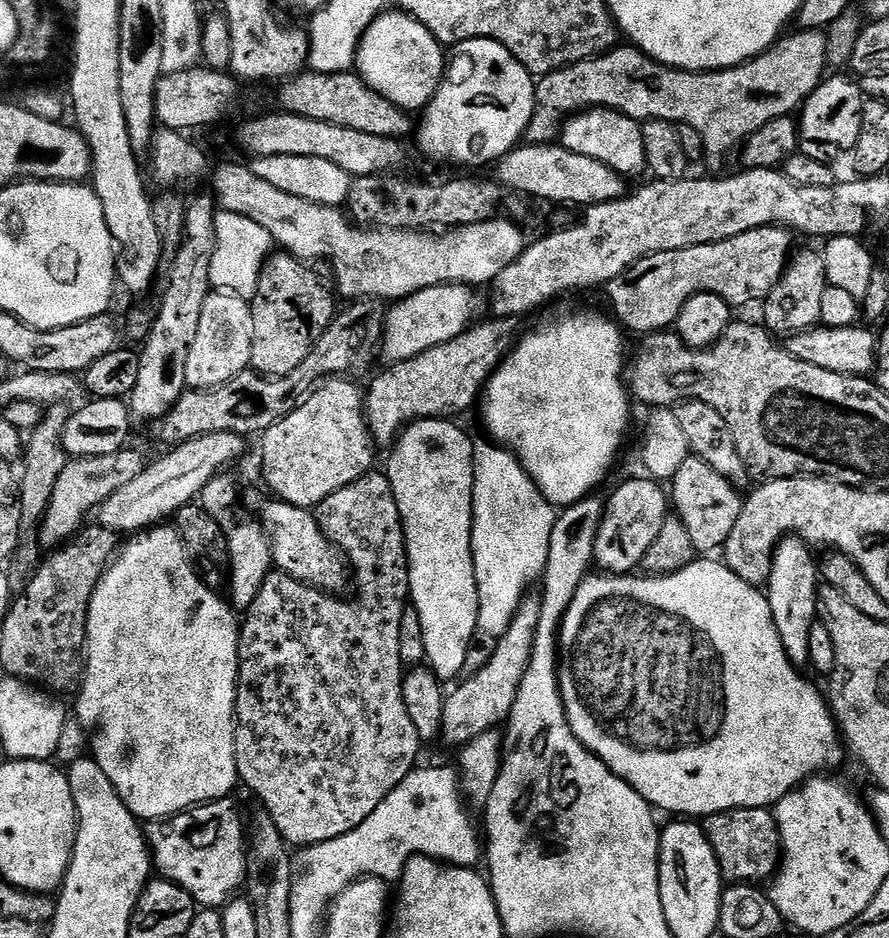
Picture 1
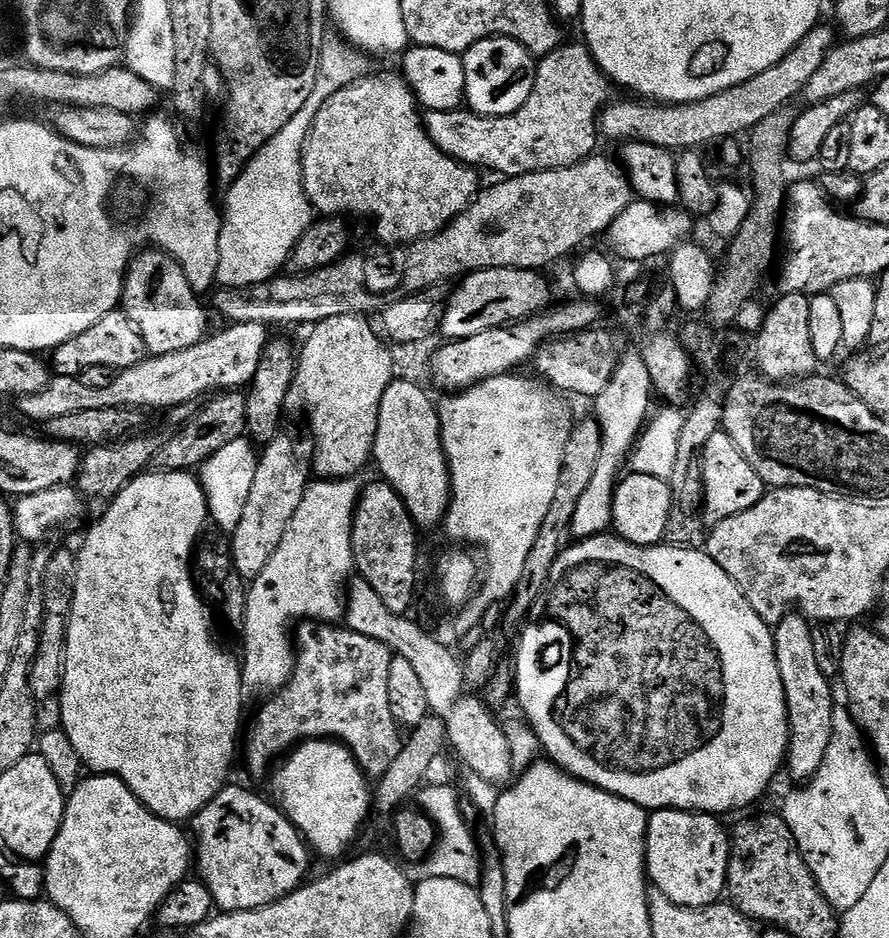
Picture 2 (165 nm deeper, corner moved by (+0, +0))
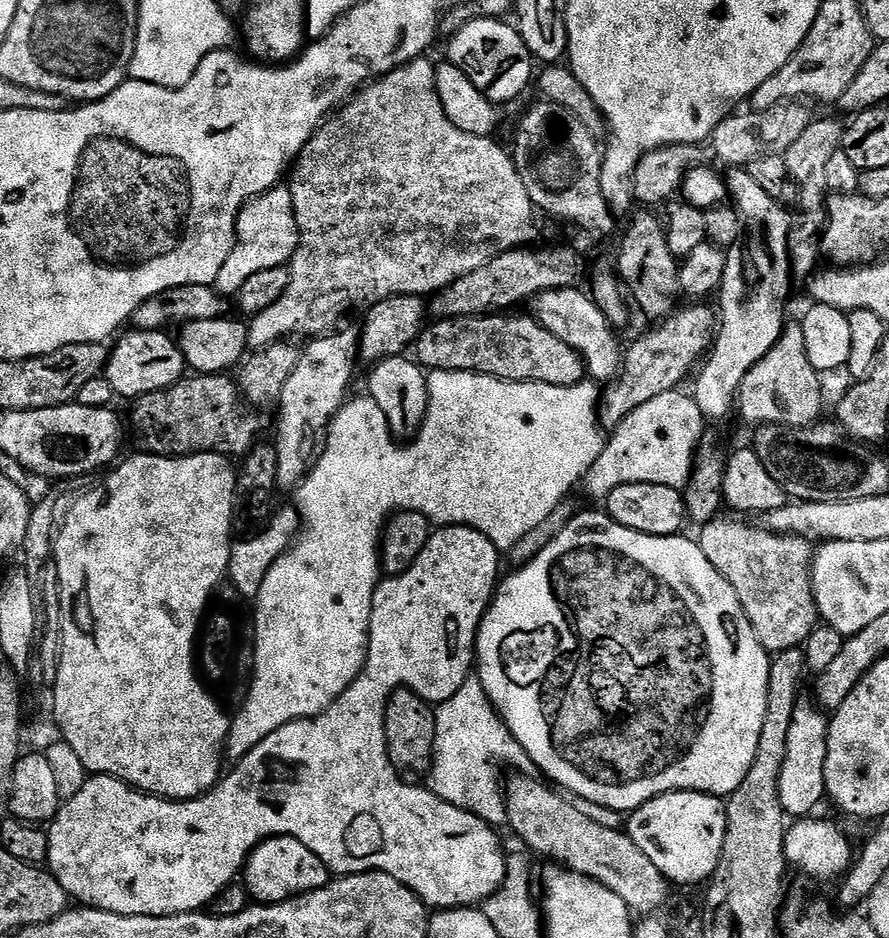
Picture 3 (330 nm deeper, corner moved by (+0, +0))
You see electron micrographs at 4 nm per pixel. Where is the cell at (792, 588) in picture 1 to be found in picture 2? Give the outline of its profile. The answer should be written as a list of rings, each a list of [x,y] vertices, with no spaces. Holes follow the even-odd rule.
[[[789,614],[784,620],[775,625],[772,633],[772,643],[778,658],[778,674],[782,674],[782,690],[786,698],[788,711],[788,755],[786,757],[786,772],[796,779],[796,782],[807,782],[818,774],[818,766],[822,766],[822,758],[826,758],[826,746],[830,746],[830,734],[834,726],[834,706],[837,697],[832,697],[833,681],[822,674],[818,661],[814,655],[813,625],[807,616]]]

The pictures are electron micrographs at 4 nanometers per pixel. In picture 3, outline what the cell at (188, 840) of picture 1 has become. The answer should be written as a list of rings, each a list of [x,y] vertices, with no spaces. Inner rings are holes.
[[[271,836],[268,840],[261,840],[259,846],[248,855],[248,863],[242,873],[242,883],[257,905],[293,900],[295,896],[326,886],[329,879],[330,873],[322,858],[318,858],[310,846],[302,846],[302,842],[293,836]]]

